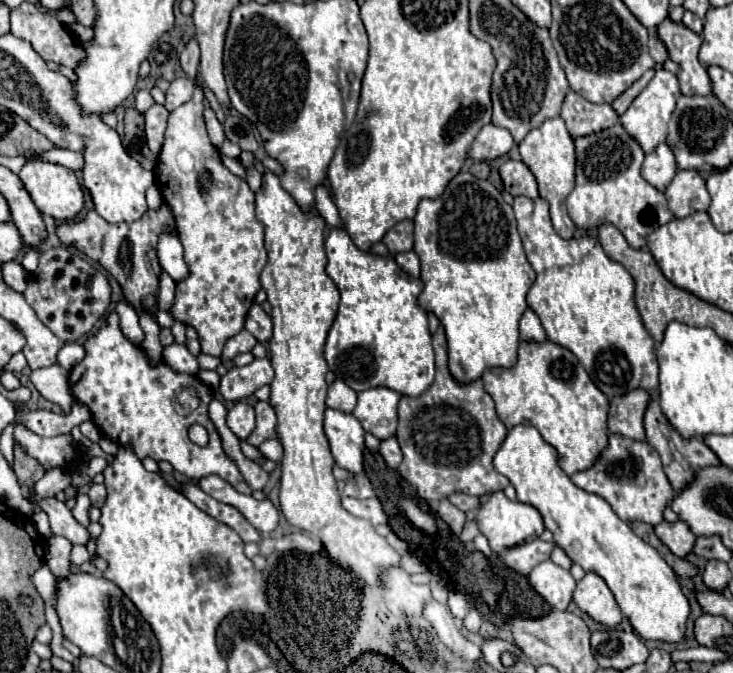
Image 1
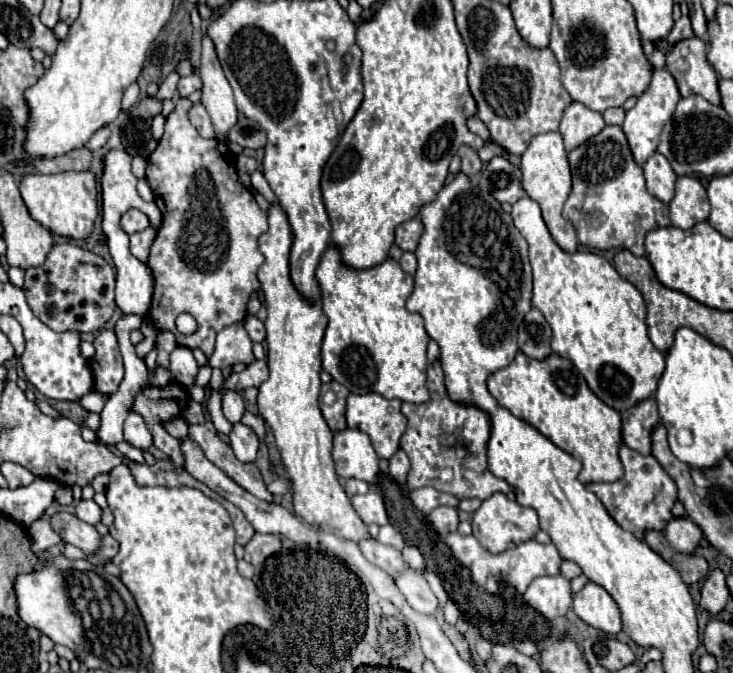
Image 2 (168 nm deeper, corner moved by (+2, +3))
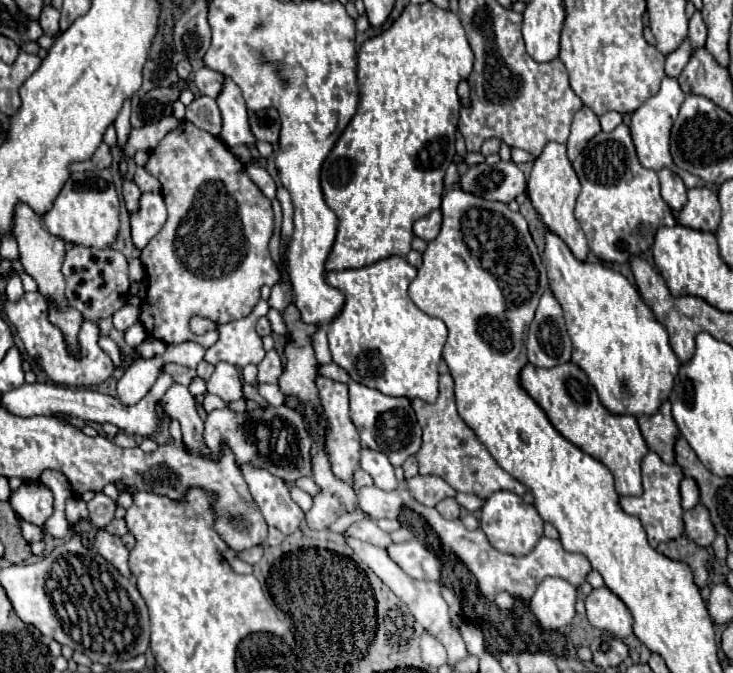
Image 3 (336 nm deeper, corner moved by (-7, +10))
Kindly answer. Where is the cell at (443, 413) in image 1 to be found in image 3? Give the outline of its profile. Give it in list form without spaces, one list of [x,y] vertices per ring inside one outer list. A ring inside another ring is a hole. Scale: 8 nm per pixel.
[[[443,374],[439,378],[439,398],[435,404],[425,404],[423,400],[413,400],[411,406],[423,428],[423,446],[415,454],[419,460],[419,474],[439,476],[451,488],[455,488],[455,492],[473,494],[481,500],[487,500],[497,490],[509,490],[519,496],[523,496],[527,492],[527,488],[521,482],[511,478],[491,458],[491,454],[477,440],[473,430],[467,428],[467,424],[459,418],[457,408],[455,408],[455,398],[453,398],[453,378],[449,374]]]

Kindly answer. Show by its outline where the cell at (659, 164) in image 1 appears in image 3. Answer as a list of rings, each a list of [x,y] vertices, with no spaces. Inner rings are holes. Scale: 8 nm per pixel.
[[[665,168],[659,172],[659,182],[661,182],[661,196],[667,202],[667,206],[671,210],[679,212],[687,202],[687,188],[685,188],[683,180]]]

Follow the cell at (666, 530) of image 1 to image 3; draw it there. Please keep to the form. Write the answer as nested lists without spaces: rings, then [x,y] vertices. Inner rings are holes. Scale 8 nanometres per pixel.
[[[697,504],[693,510],[687,510],[683,514],[683,520],[685,520],[685,534],[693,538],[693,542],[697,542],[699,546],[711,546],[717,532],[709,518],[709,510],[703,504]]]

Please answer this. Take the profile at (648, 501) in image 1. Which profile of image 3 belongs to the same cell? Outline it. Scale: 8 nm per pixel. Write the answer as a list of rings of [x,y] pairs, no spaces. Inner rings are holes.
[[[649,452],[643,458],[641,464],[643,470],[643,496],[623,496],[619,498],[621,508],[627,514],[633,514],[641,520],[651,548],[655,548],[659,542],[669,542],[683,536],[683,508],[681,508],[681,494],[679,494],[679,482],[683,478],[683,470],[677,464],[665,464],[655,452]]]

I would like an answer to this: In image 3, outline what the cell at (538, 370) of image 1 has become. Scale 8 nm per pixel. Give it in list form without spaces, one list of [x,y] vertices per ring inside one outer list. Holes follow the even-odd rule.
[[[563,364],[553,370],[545,368],[533,368],[525,366],[521,372],[521,384],[529,392],[529,396],[545,410],[551,424],[577,448],[587,452],[589,456],[603,462],[613,478],[615,478],[615,490],[621,496],[641,496],[641,460],[649,452],[637,420],[633,416],[611,416],[603,404],[599,402],[597,390],[591,386],[589,378],[585,378],[585,372],[577,366]]]

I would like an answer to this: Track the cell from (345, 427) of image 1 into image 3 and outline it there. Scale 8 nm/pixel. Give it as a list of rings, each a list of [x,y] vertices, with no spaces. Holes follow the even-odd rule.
[[[365,450],[361,452],[361,468],[373,478],[375,486],[391,492],[397,488],[397,478],[393,474],[393,466],[389,462],[389,458],[385,458],[385,454],[377,454],[373,450]]]

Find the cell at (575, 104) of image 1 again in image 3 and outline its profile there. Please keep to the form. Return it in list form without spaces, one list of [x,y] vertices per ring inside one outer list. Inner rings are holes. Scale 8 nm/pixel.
[[[583,106],[571,124],[571,136],[567,140],[567,158],[573,162],[577,158],[577,154],[585,148],[585,144],[597,134],[601,132],[601,124],[599,124],[599,116],[593,114],[587,106]]]

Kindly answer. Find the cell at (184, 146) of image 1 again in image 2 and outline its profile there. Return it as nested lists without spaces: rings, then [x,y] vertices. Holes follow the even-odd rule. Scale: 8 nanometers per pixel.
[[[180,97],[176,109],[166,117],[164,137],[158,141],[158,147],[148,157],[146,181],[152,187],[154,201],[162,211],[162,229],[158,229],[156,241],[150,249],[148,267],[154,273],[154,295],[148,311],[148,319],[156,323],[158,329],[168,329],[176,335],[178,345],[200,347],[206,357],[214,353],[216,335],[234,323],[240,323],[246,317],[246,305],[250,295],[260,289],[256,279],[258,267],[264,263],[264,255],[258,249],[258,237],[266,233],[266,213],[258,207],[252,193],[238,181],[236,175],[236,157],[228,151],[228,145],[222,141],[204,139],[198,129],[188,119],[188,109],[192,101]],[[188,313],[196,319],[198,329],[192,335],[184,335],[176,329],[176,317]]]

